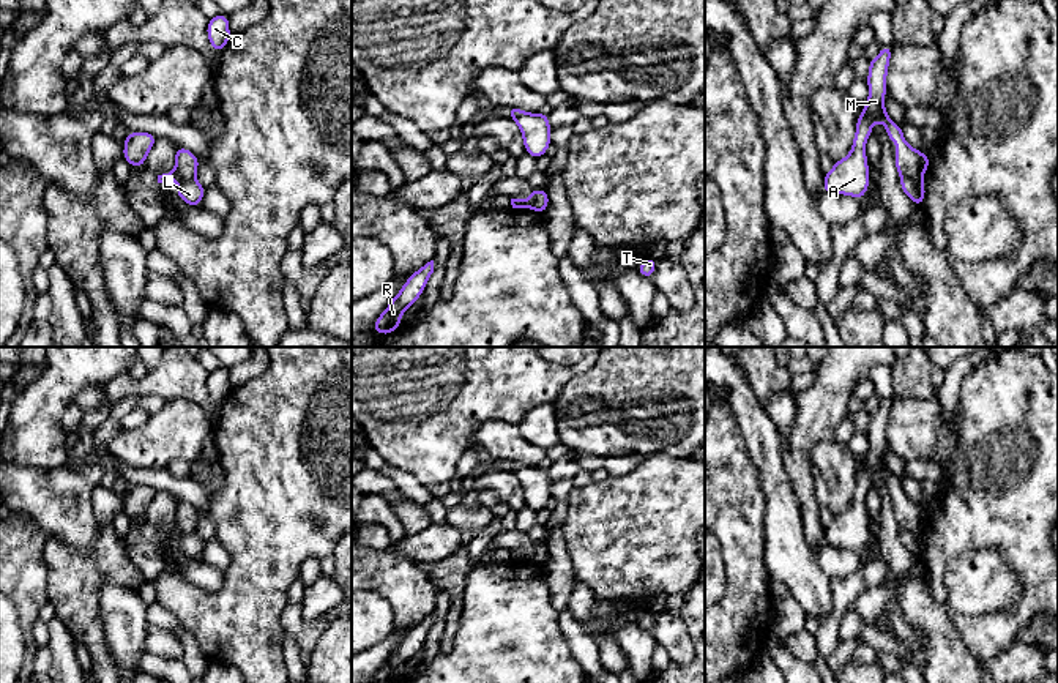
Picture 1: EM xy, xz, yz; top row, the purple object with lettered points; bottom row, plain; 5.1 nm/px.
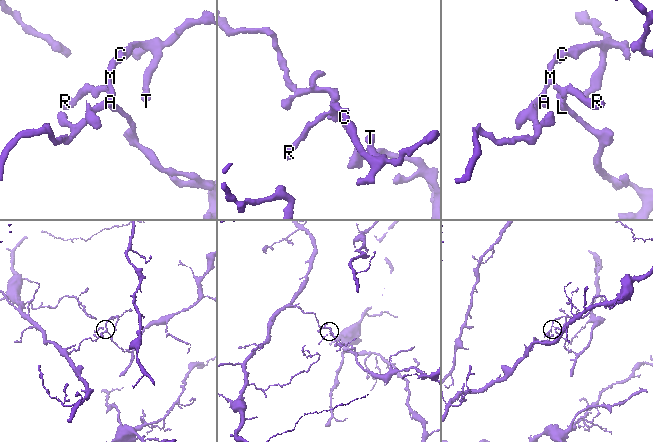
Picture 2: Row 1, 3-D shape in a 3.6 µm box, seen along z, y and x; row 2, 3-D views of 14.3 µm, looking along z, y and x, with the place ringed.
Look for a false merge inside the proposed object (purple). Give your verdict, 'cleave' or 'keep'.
cleave

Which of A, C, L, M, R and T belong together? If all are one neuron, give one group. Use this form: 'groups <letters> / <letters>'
groups A C M R T / L

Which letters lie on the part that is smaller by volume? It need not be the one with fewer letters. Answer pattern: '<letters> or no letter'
L

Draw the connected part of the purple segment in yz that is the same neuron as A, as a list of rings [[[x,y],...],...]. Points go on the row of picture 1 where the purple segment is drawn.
[[[881,46],[880,54],[869,62],[869,99],[864,104],[862,114],[856,120],[856,134],[853,139],[851,151],[834,162],[834,167],[825,174],[823,191],[833,194],[844,194],[861,199],[869,188],[869,166],[866,156],[866,140],[872,136],[872,125],[881,121],[886,128],[891,142],[897,144],[894,164],[900,177],[922,180],[930,158],[921,150],[911,148],[899,125],[896,125],[886,109],[886,76],[892,47]]]

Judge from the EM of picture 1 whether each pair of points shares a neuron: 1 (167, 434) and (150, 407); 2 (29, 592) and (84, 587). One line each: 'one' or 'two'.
1: two
2: two

